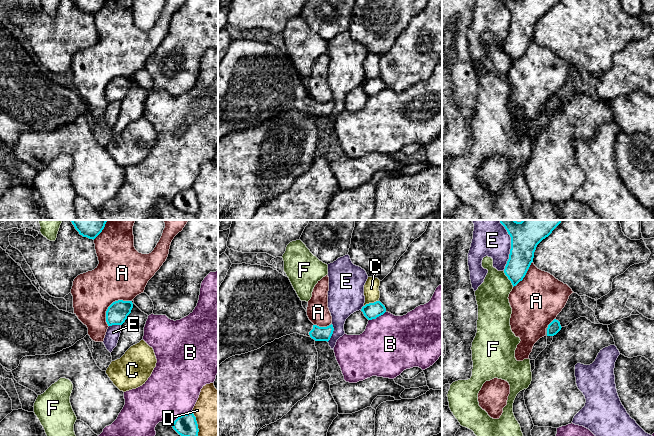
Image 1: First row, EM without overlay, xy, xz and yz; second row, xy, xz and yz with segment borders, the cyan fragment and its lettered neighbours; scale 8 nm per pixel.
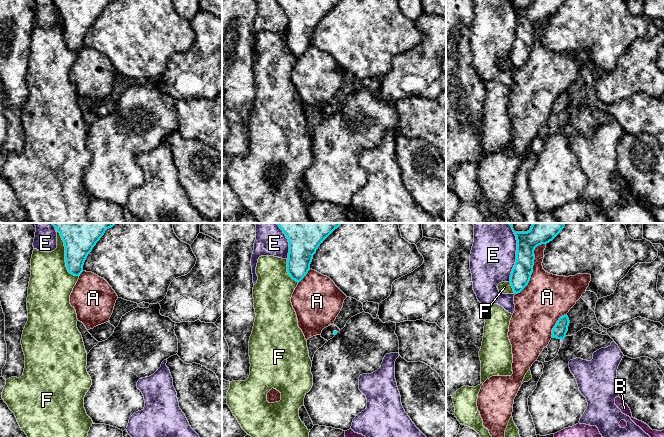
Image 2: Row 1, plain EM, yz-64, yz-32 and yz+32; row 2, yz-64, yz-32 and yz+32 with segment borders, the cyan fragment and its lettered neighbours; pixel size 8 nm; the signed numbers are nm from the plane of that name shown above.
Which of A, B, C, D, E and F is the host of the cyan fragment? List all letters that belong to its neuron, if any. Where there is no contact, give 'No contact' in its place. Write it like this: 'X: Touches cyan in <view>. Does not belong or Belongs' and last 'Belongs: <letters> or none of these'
A: Touches cyan in xy. Does not belong
B: Touches cyan in xy. Does not belong
C: Touches cyan in xz. Does not belong
D: Touches cyan in xy. Does not belong
E: Touches cyan in yz. Does not belong
F: Touches cyan in yz. Does not belong
Belongs: none of these

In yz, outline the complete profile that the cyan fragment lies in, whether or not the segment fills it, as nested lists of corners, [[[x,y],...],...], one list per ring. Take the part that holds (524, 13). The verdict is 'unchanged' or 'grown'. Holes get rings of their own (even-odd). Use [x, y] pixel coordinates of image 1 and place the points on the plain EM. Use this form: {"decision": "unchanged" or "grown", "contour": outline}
{"decision": "unchanged", "contour": [[[502,0],[511,13],[509,35],[504,45],[513,63],[525,53],[537,21],[559,0]]]}

